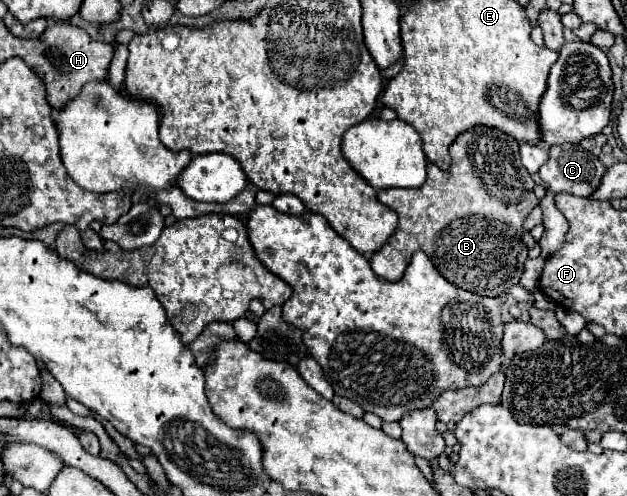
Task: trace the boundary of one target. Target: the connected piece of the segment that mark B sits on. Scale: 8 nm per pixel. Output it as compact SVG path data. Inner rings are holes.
M475 127L461 133L451 145L453 165L449 171L441 171L437 165L427 165L427 181L417 189L379 189L377 199L389 209L399 213L399 227L389 237L389 241L371 257L371 269L387 279L399 281L413 257L415 251L425 251L433 261L437 271L453 285L489 297L503 297L511 285L517 285L523 273L523 263L527 259L529 247L523 243L523 221L531 209L539 205L539 199L533 193L533 179L523 169L519 161L519 143L487 127Z

